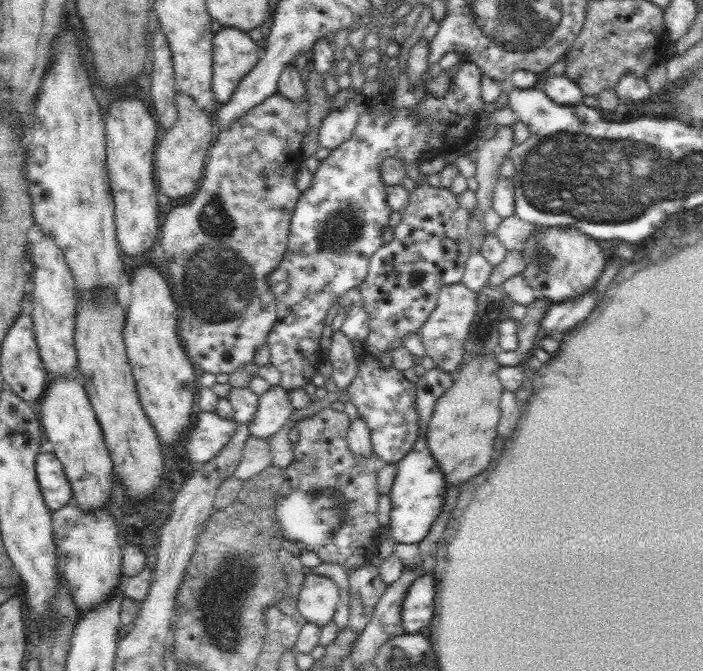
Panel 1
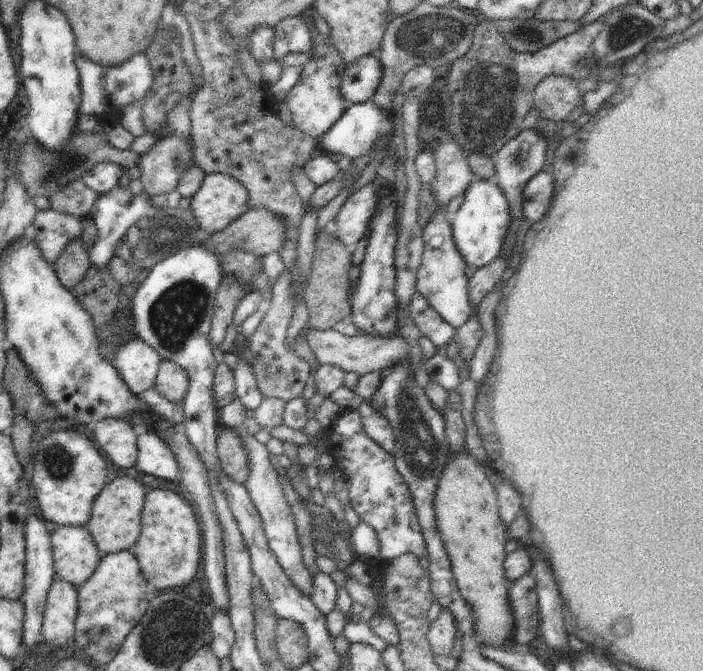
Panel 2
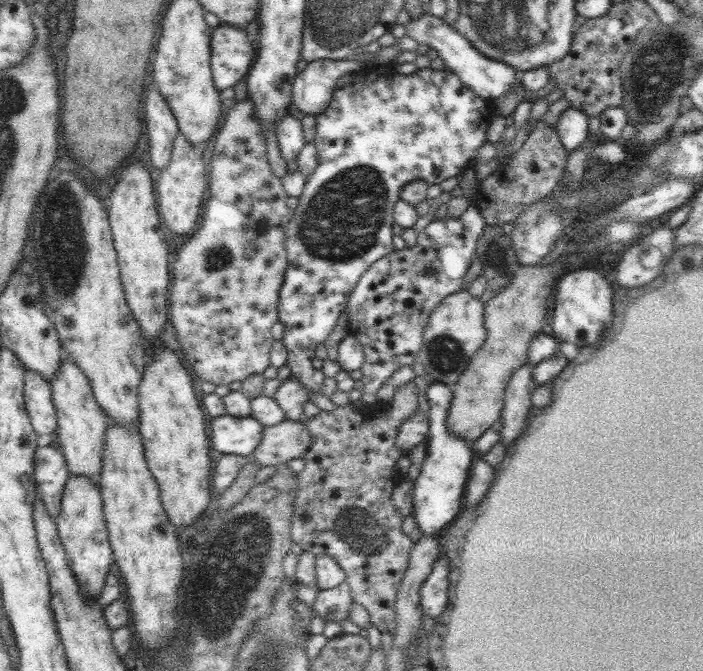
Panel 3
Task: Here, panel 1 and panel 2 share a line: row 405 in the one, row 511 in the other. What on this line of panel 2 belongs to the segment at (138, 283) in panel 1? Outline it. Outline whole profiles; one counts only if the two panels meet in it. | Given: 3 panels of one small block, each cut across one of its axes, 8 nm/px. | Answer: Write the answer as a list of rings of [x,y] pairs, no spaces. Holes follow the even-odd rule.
[[[160,488],[146,493],[141,524],[142,530],[138,542],[132,546],[131,551],[138,559],[142,574],[153,593],[180,587],[192,581],[199,565],[202,564],[200,556],[202,528],[187,500],[170,490],[160,490]]]

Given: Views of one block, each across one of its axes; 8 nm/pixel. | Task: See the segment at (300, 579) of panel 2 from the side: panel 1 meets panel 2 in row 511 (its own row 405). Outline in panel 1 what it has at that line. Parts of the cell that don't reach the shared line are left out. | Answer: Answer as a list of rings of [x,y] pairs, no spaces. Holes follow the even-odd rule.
[[[272,386],[259,396],[258,409],[250,426],[250,435],[265,438],[276,434],[295,410],[289,391],[282,386]]]

